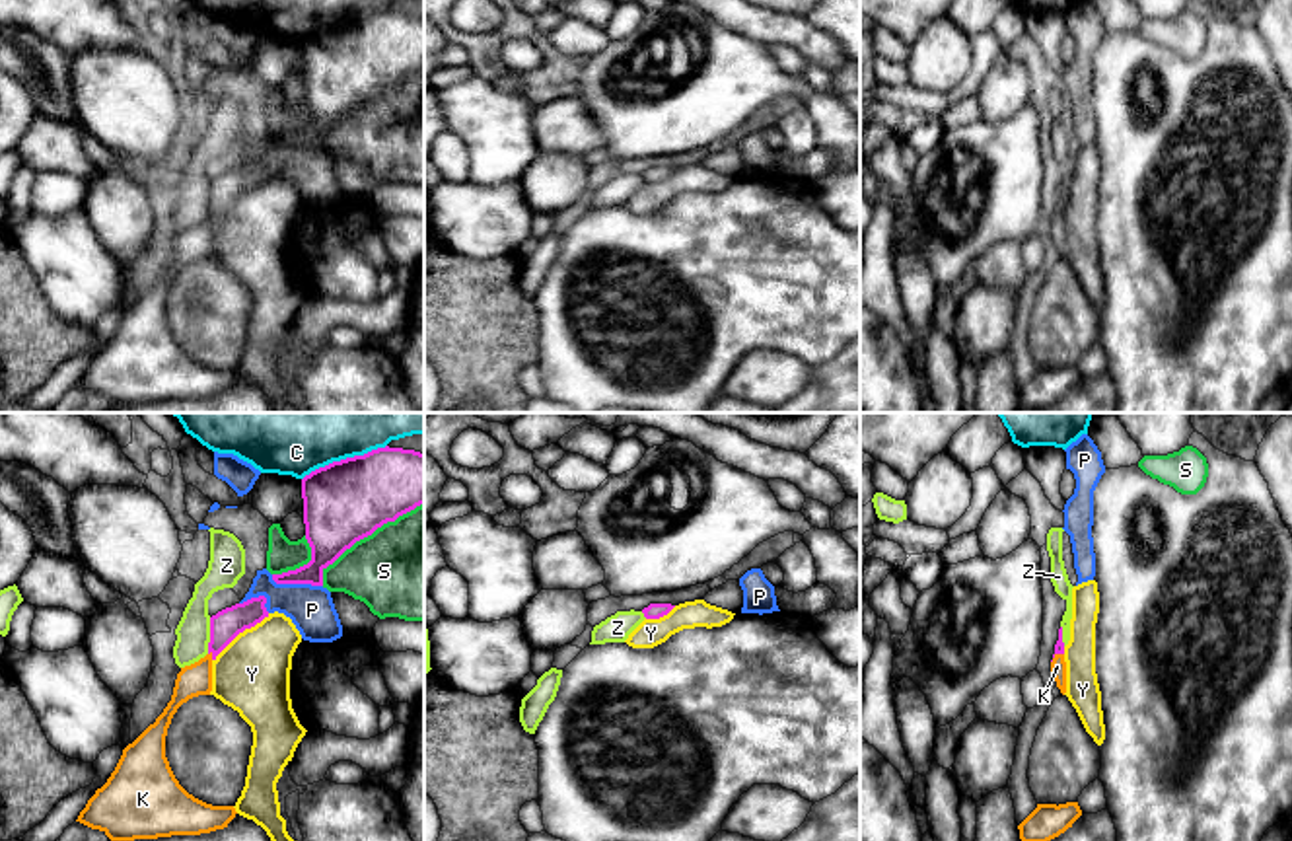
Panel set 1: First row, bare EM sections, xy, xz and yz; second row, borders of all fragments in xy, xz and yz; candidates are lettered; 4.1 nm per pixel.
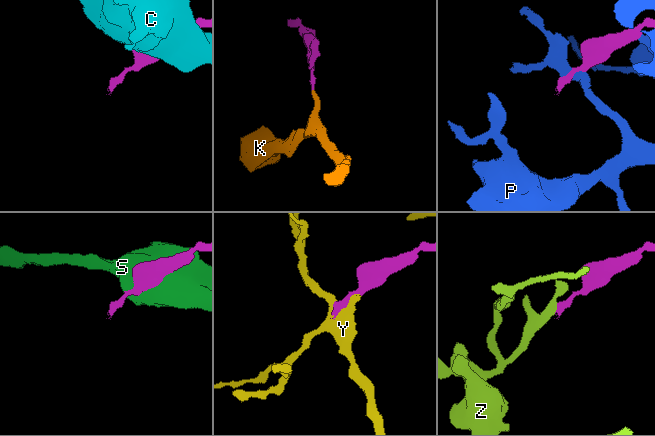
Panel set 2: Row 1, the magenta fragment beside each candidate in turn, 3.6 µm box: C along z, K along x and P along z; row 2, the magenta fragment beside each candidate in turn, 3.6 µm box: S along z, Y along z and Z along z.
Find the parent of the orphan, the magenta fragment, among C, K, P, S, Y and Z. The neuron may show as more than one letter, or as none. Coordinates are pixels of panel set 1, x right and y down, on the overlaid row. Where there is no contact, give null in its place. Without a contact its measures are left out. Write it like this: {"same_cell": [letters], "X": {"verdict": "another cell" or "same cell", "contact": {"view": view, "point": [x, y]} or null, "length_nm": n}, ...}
{"same_cell": ["K"], "C": {"verdict": "another cell", "contact": {"view": "xy", "point": [343, 460]}, "length_nm": 380}, "K": {"verdict": "same cell", "contact": {"view": "xy", "point": [213, 655]}, "length_nm": 40}, "P": {"verdict": "another cell", "contact": {"view": "xy", "point": [296, 583]}, "length_nm": 220}, "S": {"verdict": "another cell", "contact": {"view": "xy", "point": [366, 536]}, "length_nm": 550}, "Y": {"verdict": "another cell", "contact": {"view": "xy", "point": [240, 631]}, "length_nm": 300}, "Z": {"verdict": "another cell", "contact": {"view": "xy", "point": [211, 635]}, "length_nm": 150}}

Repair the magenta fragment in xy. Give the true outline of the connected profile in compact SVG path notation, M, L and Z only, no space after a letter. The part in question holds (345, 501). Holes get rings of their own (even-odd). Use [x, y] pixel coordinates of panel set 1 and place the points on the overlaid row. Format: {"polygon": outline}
{"polygon": "M377 448L319 467L302 479L305 539L311 561L296 570L272 574L276 584L323 586L323 570L356 541L387 522L424 504L424 454L403 448Z"}

